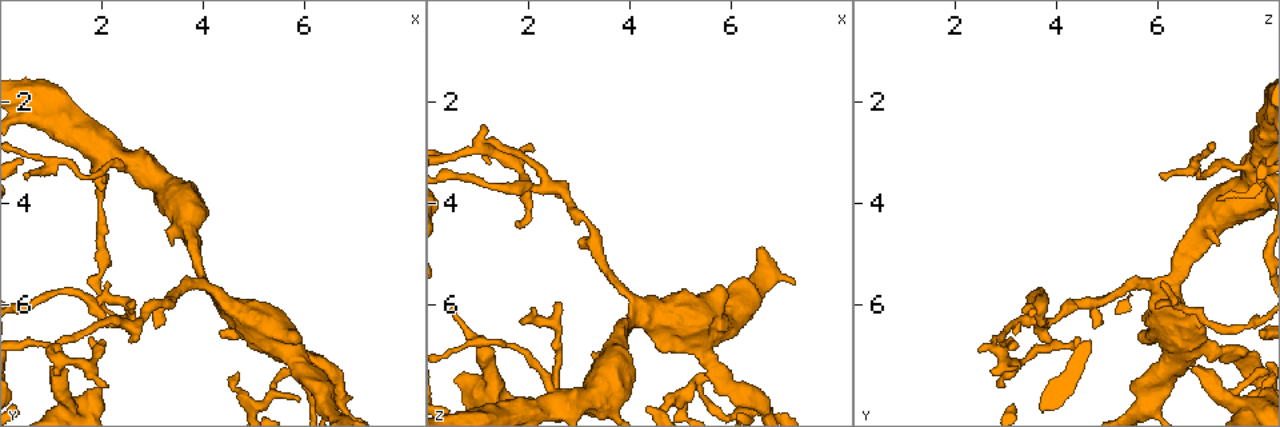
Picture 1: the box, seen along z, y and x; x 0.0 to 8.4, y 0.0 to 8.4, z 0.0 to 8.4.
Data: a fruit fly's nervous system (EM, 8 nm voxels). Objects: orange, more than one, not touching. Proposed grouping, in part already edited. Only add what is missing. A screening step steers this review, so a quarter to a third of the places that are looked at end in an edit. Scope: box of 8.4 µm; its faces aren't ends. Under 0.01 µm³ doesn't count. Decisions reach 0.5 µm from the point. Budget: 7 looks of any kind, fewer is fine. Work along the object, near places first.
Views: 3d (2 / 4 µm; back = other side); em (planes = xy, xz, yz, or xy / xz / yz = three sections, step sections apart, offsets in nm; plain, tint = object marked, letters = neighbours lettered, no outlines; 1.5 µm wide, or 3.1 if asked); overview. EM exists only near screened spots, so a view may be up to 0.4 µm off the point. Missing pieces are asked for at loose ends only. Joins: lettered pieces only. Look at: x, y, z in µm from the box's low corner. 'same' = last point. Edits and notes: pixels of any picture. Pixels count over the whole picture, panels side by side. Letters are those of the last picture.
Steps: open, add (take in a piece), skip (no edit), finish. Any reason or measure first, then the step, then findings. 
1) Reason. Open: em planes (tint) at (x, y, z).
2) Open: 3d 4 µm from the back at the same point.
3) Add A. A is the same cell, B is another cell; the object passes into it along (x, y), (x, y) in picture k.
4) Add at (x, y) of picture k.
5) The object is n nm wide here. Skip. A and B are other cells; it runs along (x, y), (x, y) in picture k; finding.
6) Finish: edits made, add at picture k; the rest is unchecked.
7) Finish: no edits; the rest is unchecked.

An open end. Open: em xy step 4 (letters) at (2.10, 7.55, 2.90).

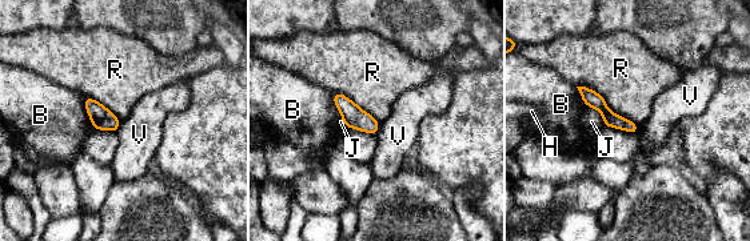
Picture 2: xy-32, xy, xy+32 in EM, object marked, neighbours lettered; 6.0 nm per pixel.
Skip. B, H, J, R and V are other cells; none of them fits.

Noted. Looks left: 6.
Branch stops here. Open: 3d 4 µm at (1.10, 7.25, 6.70).

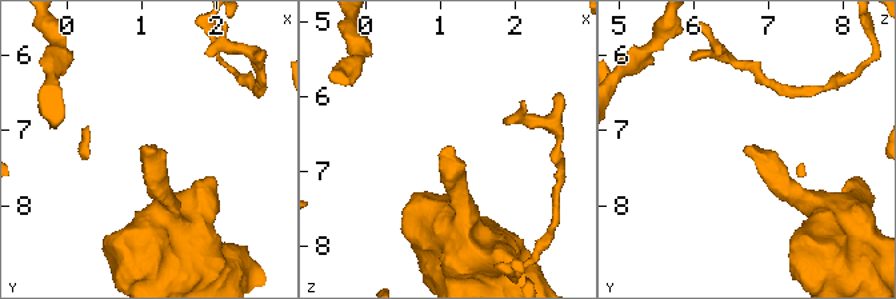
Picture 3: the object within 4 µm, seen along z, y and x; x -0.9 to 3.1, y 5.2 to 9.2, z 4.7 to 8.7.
Open: em planes (letters) at (1.10, 7.30, 6.60).

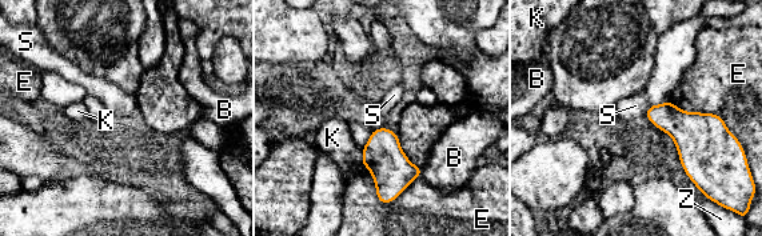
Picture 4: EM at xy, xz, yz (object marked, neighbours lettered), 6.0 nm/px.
Skip. B, E, K, S and Z are other cells; a border runs along (650, 104), (645, 115) in picture 4; none of them fits.

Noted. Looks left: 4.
Free end. Open: 3d 2 µm at (1.75, 6.65, 4.45).

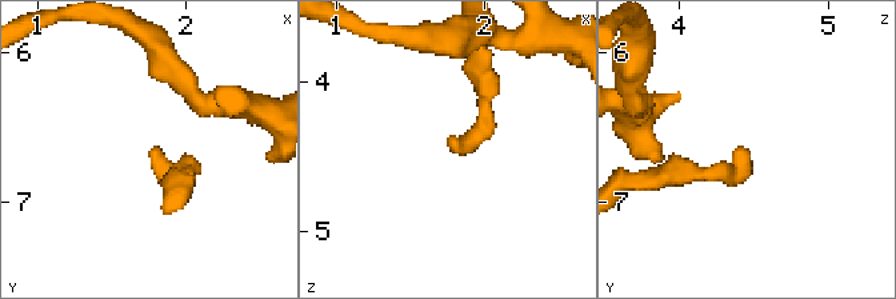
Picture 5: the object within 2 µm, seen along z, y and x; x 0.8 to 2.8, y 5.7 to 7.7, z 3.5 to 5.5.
Open: em xy step 4 (tint) at (1.78, 6.64, 4.42).

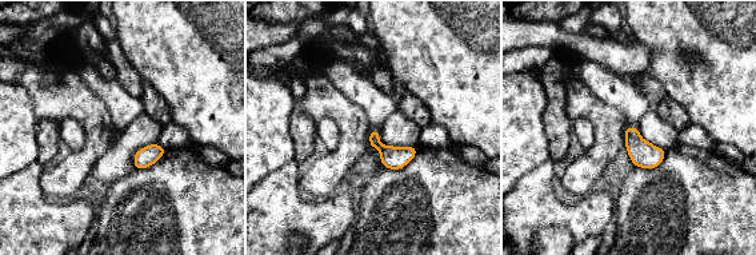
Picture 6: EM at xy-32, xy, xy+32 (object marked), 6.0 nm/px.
Another direction. Open: em planes (letters) at the same point.

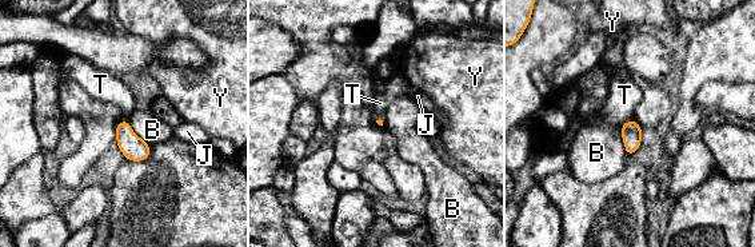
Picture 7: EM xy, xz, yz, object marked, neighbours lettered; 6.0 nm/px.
The longest contact is with B, 220 nm. Skip. B, J, T and Y are other cells; a border runs along (631, 119), (620, 126) in picture 7; no lettered piece goes on from it.

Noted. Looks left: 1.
Finish: no edits; the rest is unchecked.

